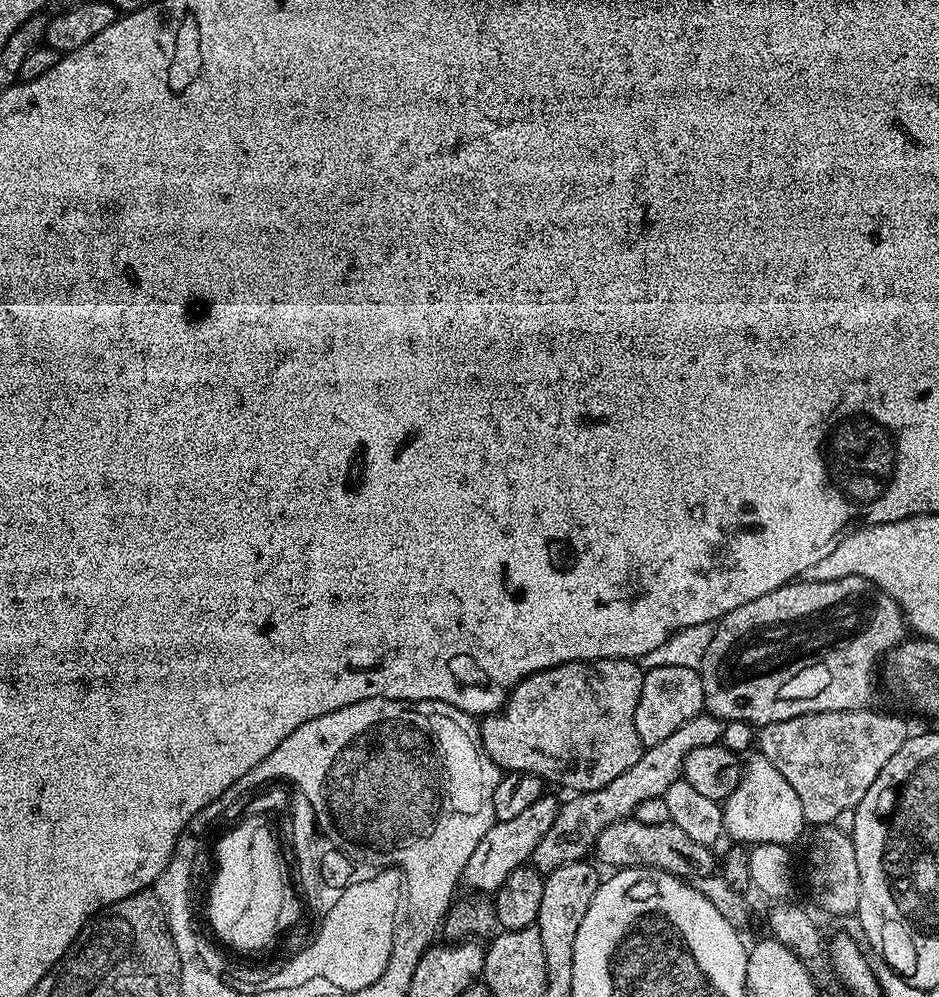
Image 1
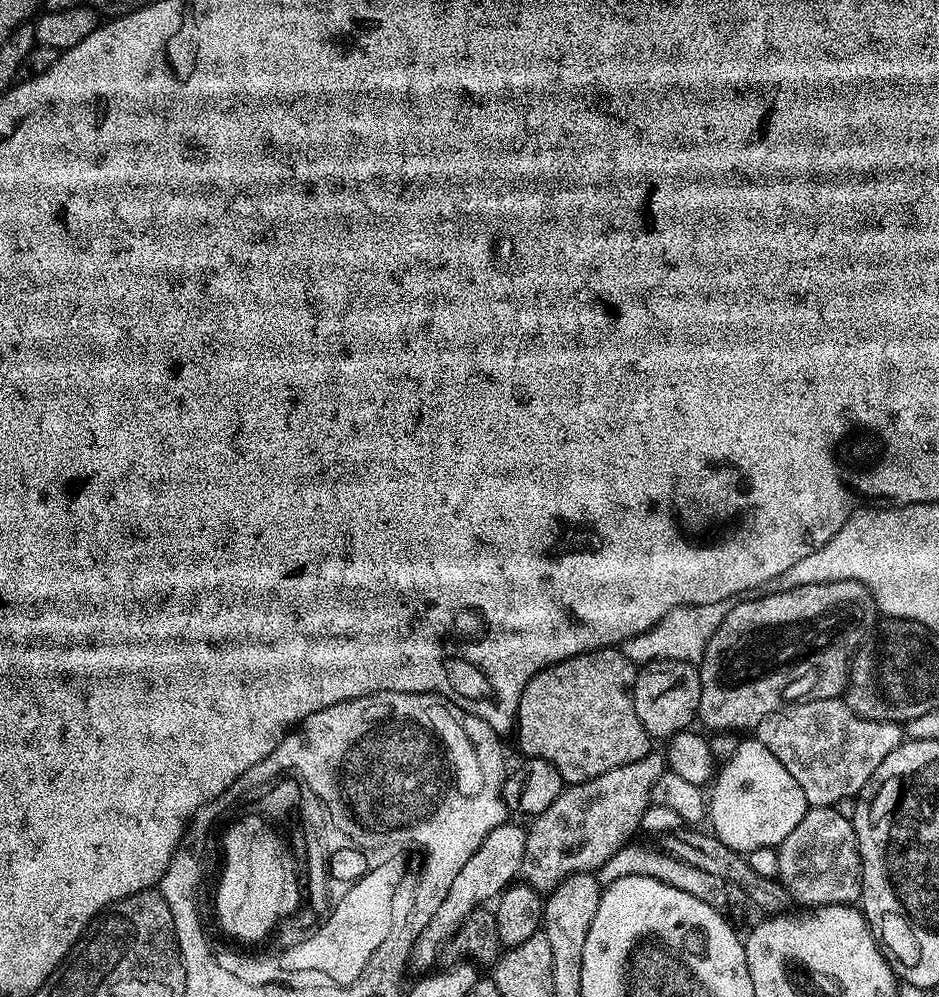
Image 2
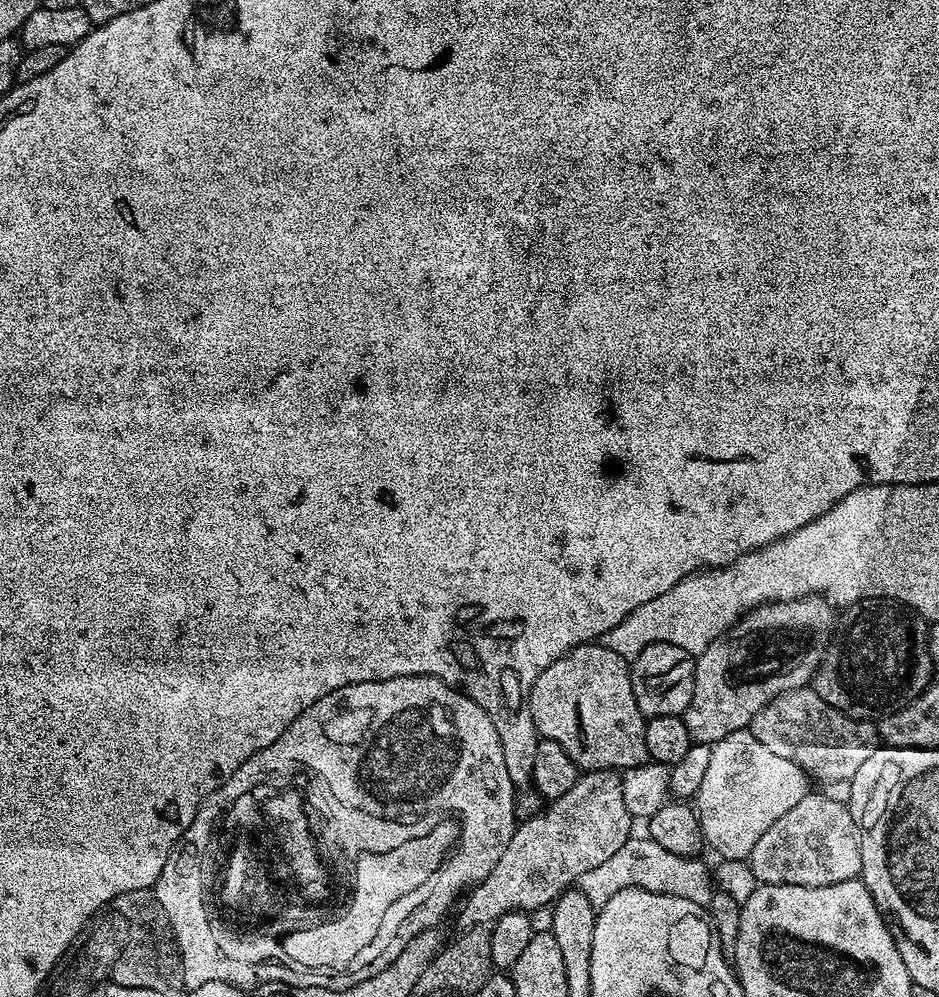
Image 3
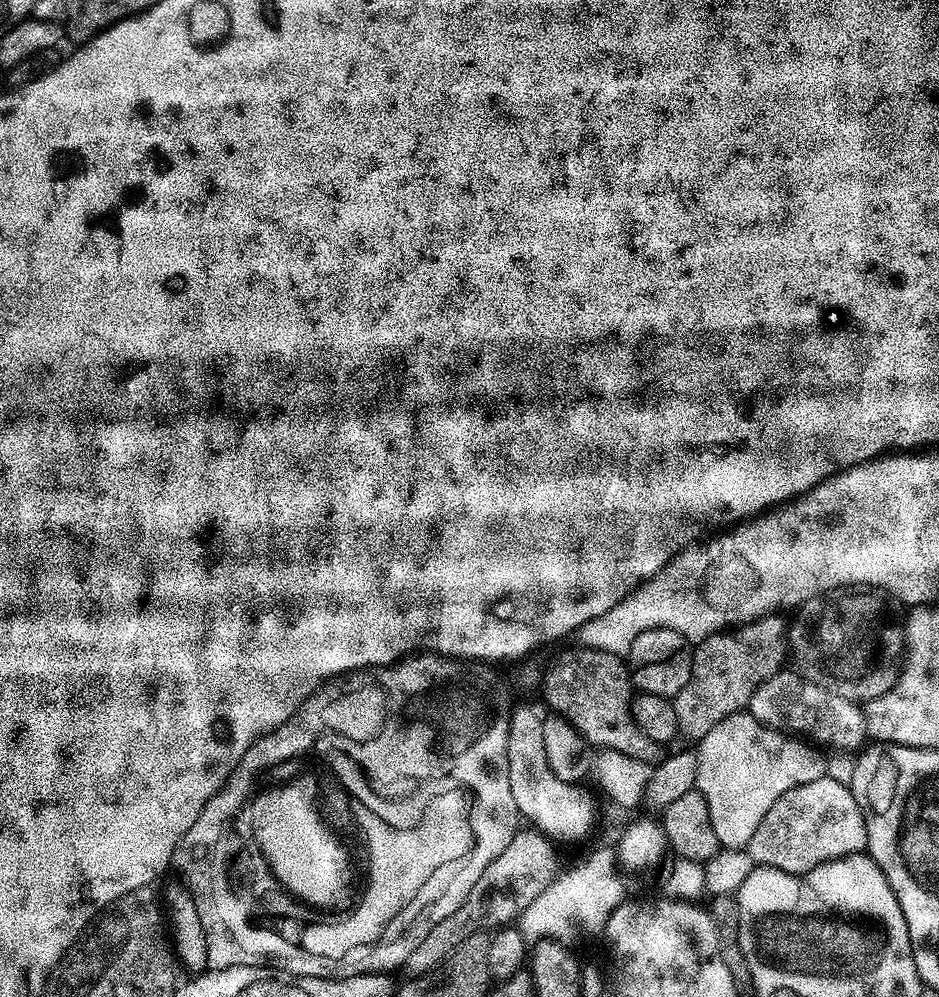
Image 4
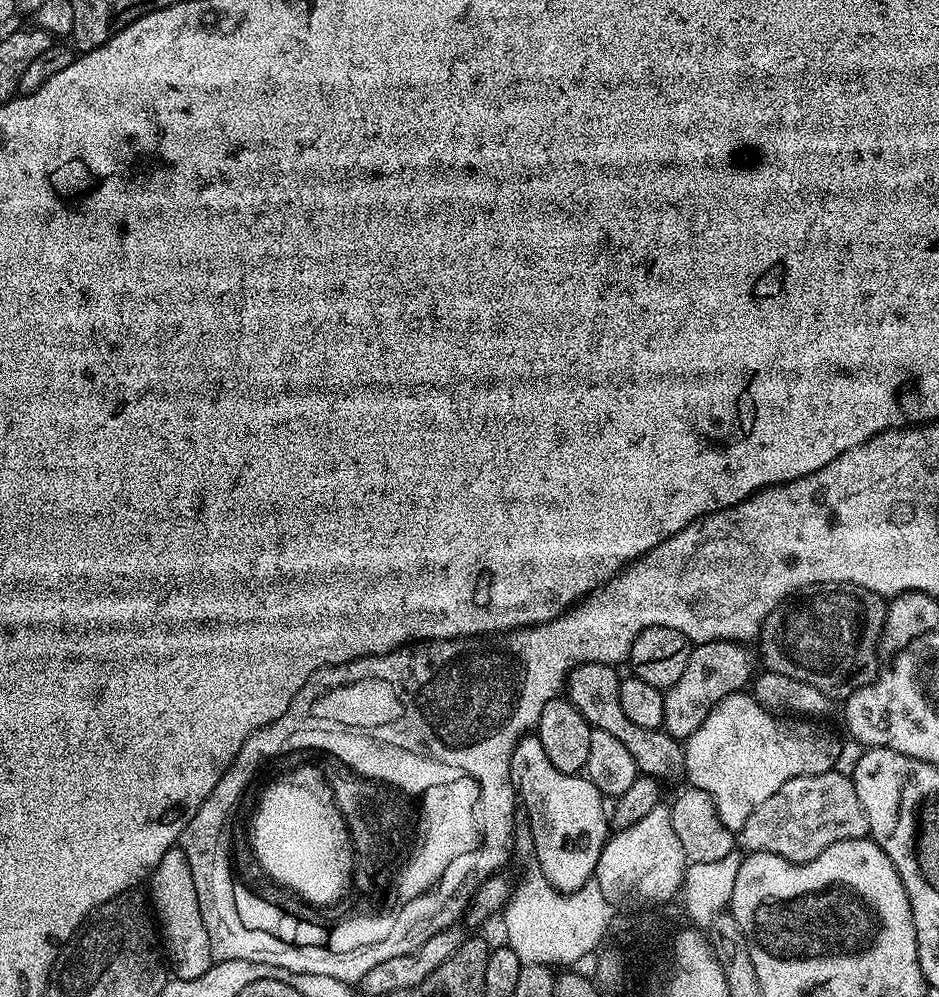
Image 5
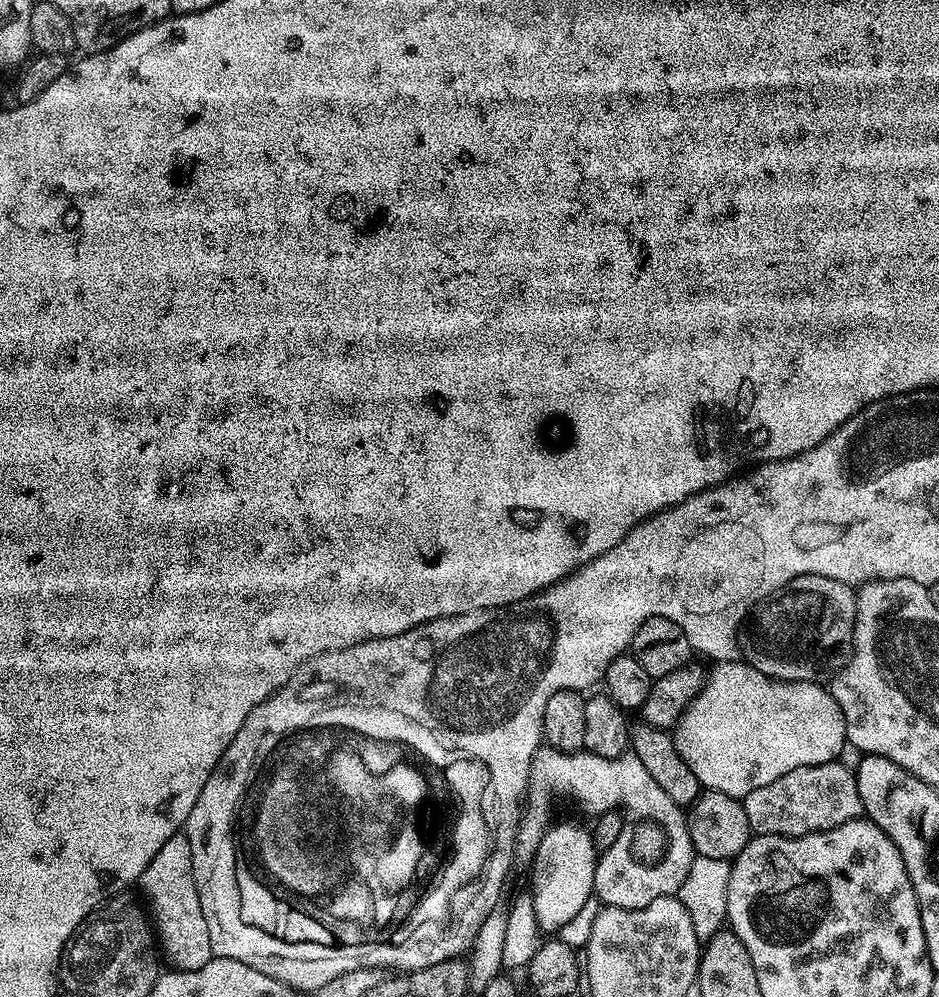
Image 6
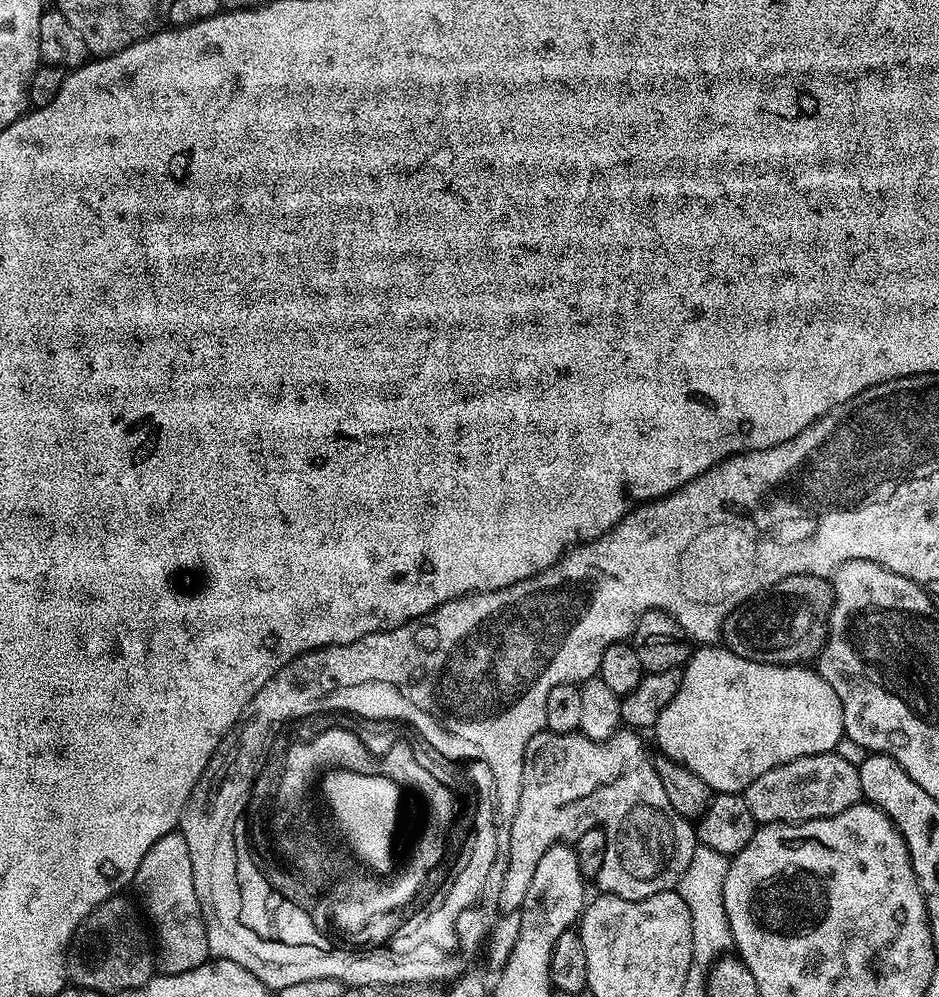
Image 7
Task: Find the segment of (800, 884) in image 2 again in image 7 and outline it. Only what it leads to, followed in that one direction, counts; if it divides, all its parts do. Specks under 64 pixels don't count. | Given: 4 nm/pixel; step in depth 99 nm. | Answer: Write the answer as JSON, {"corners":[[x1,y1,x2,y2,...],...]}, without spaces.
{"corners":[[835,751,810,754,806,758,794,758,782,766,774,766,774,770,766,770,766,774,754,778,742,795,757,825,801,824,850,810,850,806,861,803,861,790,859,767,846,762,846,758]]}

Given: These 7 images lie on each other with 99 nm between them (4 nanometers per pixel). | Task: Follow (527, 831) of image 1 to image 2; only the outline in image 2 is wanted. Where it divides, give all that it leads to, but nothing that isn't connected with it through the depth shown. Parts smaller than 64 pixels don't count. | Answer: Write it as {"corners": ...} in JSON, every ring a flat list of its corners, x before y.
{"corners":[[505,822,499,824,494,830,490,830,482,846,478,846,478,850,470,854,470,862,466,862,462,870,458,870,454,883,450,885,450,890,446,890,446,898,442,898,438,910,434,910,430,922,426,922,426,926,422,928,422,932,413,943,411,952,408,953,407,967,413,968,416,974,424,974,435,969,436,959,443,954,444,948,446,952,451,945,462,922,466,922,466,918,470,918,472,911,485,903,484,899,487,896,499,897,500,893,509,887,521,873,520,866,524,861,528,833,523,827,519,828,518,825,512,823]]}

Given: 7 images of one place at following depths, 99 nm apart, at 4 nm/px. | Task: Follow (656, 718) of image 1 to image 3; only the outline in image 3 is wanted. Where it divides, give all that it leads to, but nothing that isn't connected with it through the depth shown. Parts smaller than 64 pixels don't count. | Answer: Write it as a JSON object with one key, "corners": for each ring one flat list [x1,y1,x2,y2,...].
{"corners":[[654,642,646,646,638,654,638,658,630,661,632,673,630,682,634,686,634,698,638,702,638,710,647,718,650,716,683,717,690,706,690,698,694,698,695,659,682,646,674,646,670,642]]}

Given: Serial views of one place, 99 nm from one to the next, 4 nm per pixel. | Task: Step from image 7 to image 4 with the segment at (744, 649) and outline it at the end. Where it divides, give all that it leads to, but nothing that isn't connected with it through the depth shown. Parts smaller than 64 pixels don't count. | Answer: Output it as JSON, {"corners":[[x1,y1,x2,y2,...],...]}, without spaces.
{"corners":[[840,590,835,594,815,596,795,609,792,625,786,628,786,652,791,667,803,680,822,686,838,698,853,702,867,702,882,698,896,684,898,657,904,644,901,625,888,624,884,604,879,595,868,590]]}

